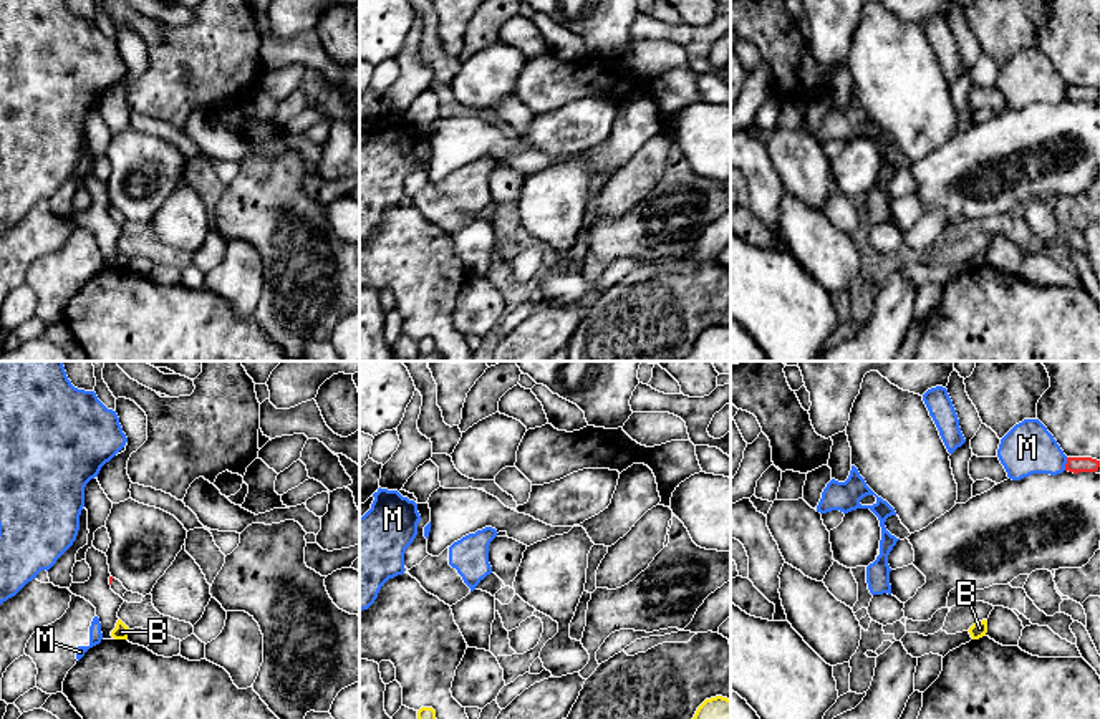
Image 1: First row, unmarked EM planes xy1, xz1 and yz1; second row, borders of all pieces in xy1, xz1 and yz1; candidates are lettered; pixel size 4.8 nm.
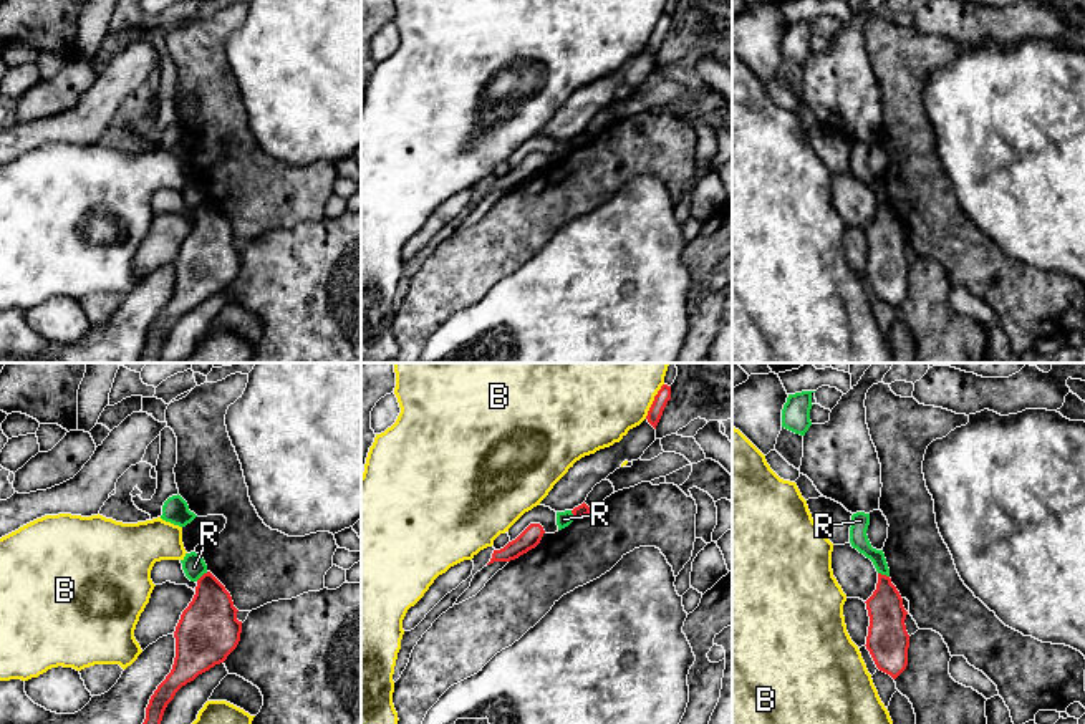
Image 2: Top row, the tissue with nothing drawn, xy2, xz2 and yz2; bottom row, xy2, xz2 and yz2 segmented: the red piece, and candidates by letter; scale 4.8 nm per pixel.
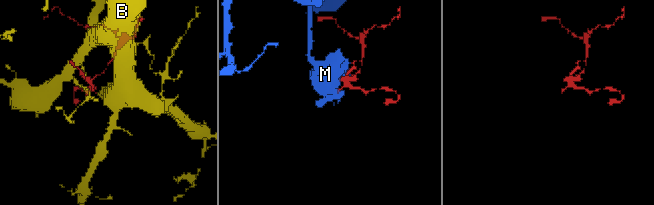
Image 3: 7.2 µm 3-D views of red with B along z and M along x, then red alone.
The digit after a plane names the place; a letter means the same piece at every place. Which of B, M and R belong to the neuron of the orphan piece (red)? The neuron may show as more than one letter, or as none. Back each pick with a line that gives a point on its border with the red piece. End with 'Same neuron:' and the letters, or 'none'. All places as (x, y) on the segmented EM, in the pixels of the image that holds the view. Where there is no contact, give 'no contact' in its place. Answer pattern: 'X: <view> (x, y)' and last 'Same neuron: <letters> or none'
Same neuron: none

